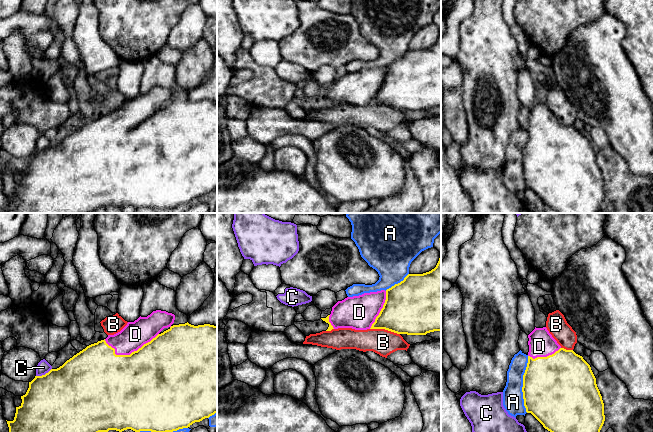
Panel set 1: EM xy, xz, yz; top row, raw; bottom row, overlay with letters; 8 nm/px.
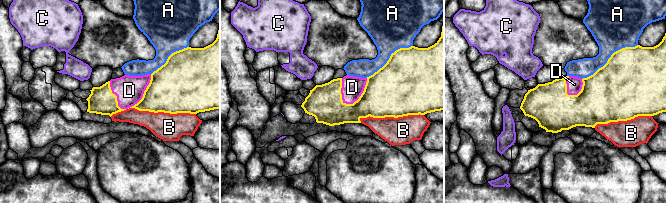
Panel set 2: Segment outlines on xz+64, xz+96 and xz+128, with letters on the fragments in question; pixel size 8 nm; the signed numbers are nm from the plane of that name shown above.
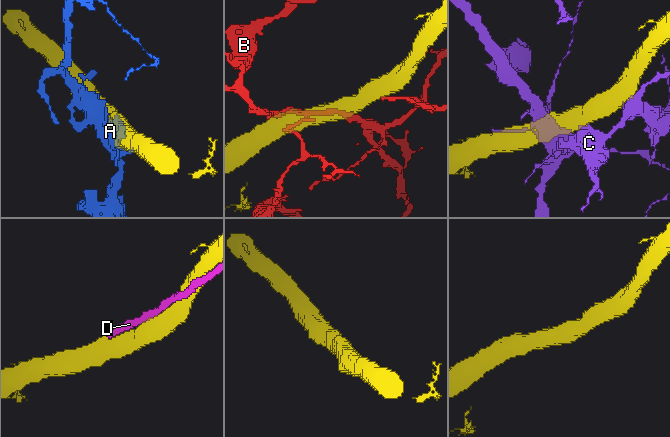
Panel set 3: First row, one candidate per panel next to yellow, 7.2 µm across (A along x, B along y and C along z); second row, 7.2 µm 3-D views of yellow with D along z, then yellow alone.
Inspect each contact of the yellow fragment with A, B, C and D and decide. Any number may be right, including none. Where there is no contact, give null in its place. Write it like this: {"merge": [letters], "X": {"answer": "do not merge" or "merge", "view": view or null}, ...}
{"merge": ["D"], "A": {"answer": "do not merge", "view": "yz"}, "B": {"answer": "do not merge", "view": "xz"}, "C": {"answer": "do not merge", "view": "xy"}, "D": {"answer": "merge", "view": "xy"}}

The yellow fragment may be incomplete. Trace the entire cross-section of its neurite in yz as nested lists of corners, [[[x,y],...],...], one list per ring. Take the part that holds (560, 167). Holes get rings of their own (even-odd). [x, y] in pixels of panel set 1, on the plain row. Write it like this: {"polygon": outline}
{"polygon": [[[546,103],[536,104],[528,111],[529,117],[529,128],[528,128],[528,139],[523,151],[523,175],[524,182],[527,189],[531,189],[545,205],[555,210],[557,213],[598,213],[600,206],[605,197],[604,191],[604,179],[602,172],[596,160],[596,154],[591,146],[590,141],[583,135],[582,132],[576,130],[573,126],[566,126],[562,124],[557,117],[552,113]]]}

